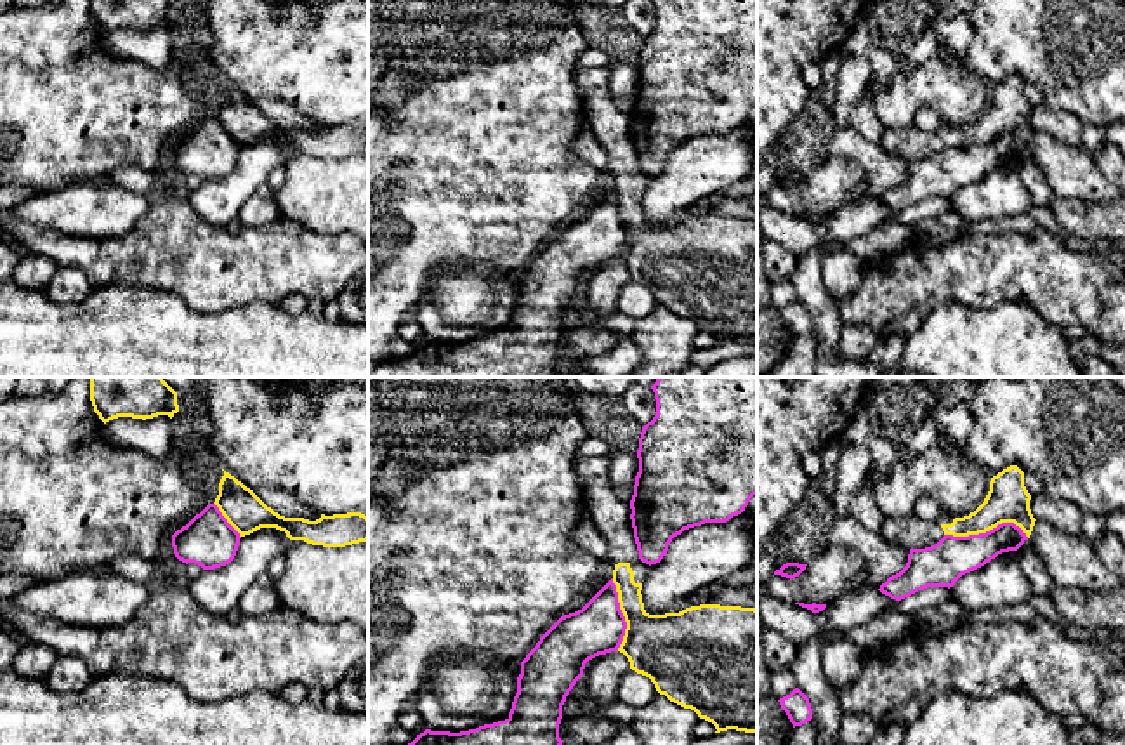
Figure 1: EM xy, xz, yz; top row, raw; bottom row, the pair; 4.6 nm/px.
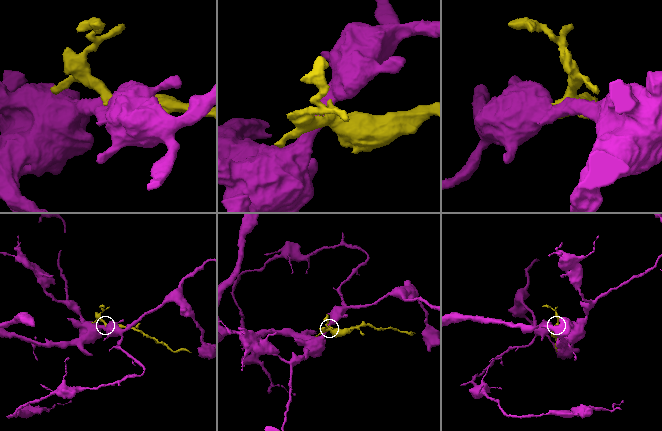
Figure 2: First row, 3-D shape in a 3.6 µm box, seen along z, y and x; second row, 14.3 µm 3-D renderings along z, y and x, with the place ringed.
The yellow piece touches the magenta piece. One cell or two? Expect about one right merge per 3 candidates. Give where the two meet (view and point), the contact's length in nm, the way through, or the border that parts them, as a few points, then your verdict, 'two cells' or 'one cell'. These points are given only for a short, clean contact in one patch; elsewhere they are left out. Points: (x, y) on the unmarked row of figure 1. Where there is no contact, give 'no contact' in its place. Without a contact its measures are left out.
contact yz (986, 141); length 400 nm; border yz (945, 146), (978, 146), (1002, 134), (1014, 134), (1028, 148); two cells

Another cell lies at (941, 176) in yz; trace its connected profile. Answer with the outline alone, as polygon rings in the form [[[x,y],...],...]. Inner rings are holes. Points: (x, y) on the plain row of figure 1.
[[[1014,134],[969,148],[944,146],[936,156],[910,160],[906,177],[880,196],[880,203],[901,212],[927,198],[953,198],[955,193],[1002,163],[1017,162],[1028,151]]]

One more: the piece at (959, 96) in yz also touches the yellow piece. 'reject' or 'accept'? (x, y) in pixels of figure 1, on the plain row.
reject

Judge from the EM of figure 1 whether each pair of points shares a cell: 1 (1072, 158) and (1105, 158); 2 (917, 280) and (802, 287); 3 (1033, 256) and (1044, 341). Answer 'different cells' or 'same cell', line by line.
1: different cells
2: different cells
3: different cells

